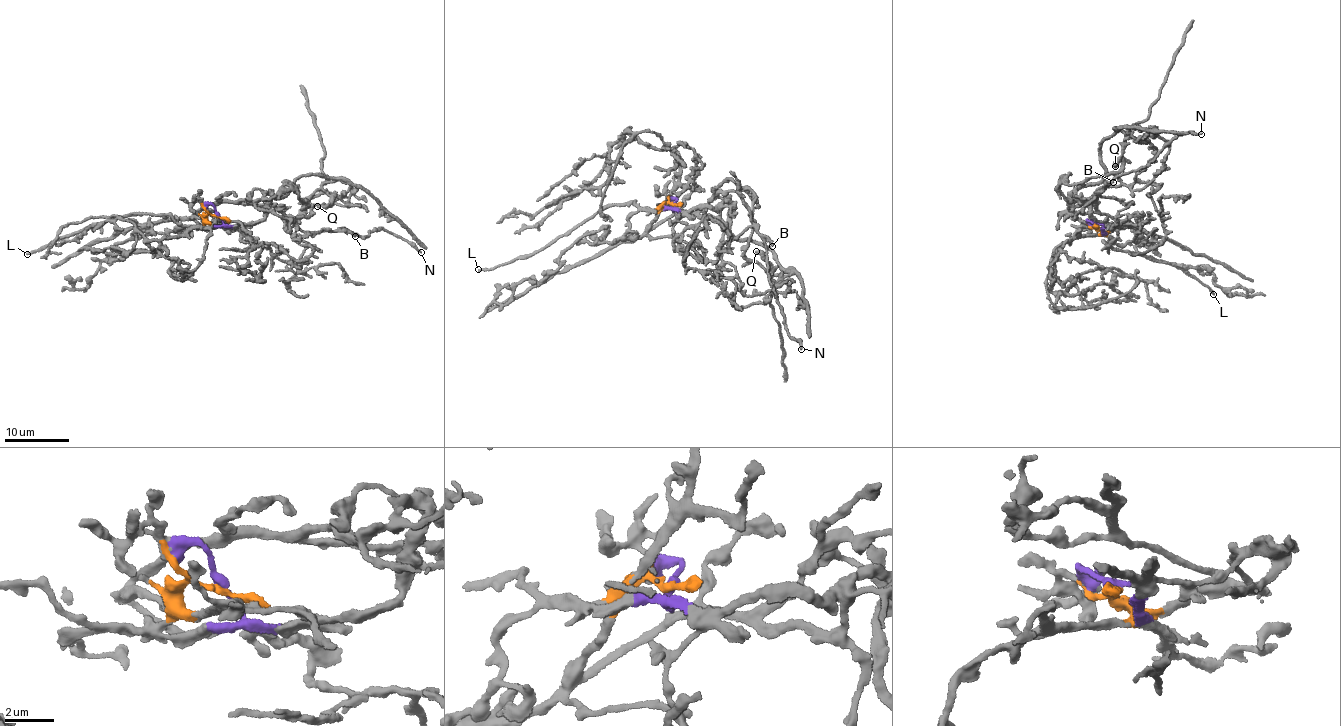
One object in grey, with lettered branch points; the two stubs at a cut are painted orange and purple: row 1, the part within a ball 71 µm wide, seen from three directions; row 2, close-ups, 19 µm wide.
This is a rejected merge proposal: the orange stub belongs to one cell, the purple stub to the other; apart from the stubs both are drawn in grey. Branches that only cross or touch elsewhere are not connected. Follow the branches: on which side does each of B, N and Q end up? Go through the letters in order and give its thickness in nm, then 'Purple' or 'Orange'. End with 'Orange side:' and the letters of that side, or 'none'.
B: Thickness 190 nm. Orange
N: Thickness 200 nm. Orange
Q: Thickness 300 nm. Purple
Orange side: B, N

